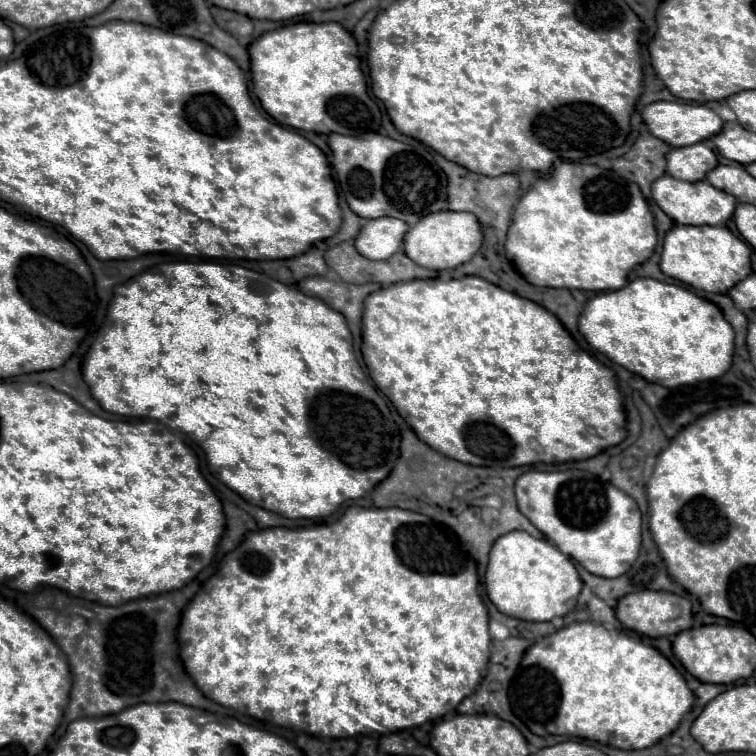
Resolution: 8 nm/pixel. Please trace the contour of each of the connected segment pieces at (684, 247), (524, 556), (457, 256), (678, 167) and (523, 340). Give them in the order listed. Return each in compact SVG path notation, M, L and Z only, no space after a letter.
M675 224L663 240L659 266L663 274L689 284L695 290L725 294L733 284L751 274L751 248L729 228Z
M509 532L497 538L491 548L485 588L499 612L521 620L547 622L575 608L583 582L573 562L555 544L537 540L527 532Z
M435 212L433 216L423 216L415 226L409 228L403 240L405 254L419 266L431 270L453 270L469 262L481 248L483 230L475 214L471 212Z
M703 142L683 148L671 148L667 156L667 174L677 180L687 180L687 182L705 180L705 174L715 166L717 166L717 156Z
M463 276L459 280L409 280L397 282L387 288L381 288L365 298L363 312L363 358L369 368L369 376L375 386L393 402L397 412L405 418L405 422L413 428L413 432L425 442L431 444L433 450L445 454L447 458L473 464L473 466L491 466L491 468L515 468L529 464L555 464L555 462L571 462L571 460L587 460L595 454L603 452L609 446L615 446L625 440L625 410L623 400L617 388L615 372L595 360L589 352L581 350L571 334L563 328L559 318L545 310L543 306L521 298L515 292L507 292L479 276Z

